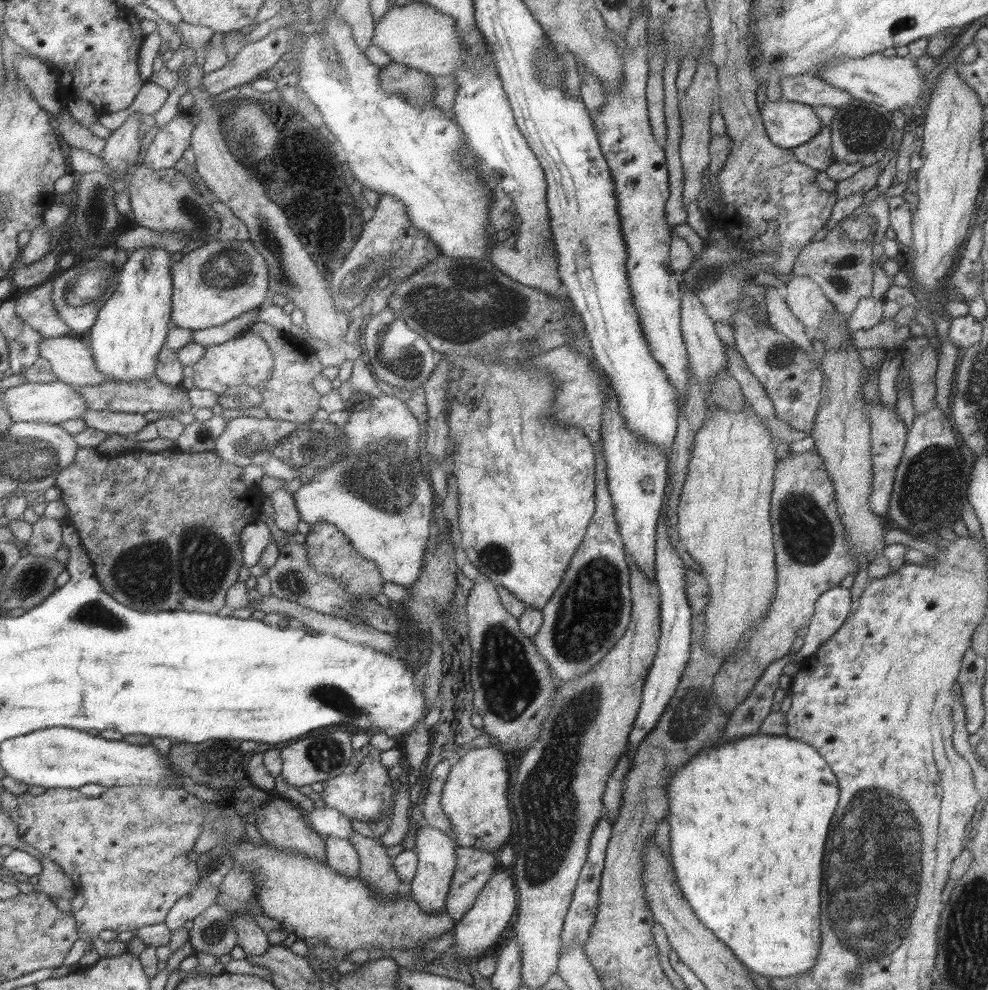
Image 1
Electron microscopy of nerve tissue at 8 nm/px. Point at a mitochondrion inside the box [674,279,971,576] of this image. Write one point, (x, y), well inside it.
(930, 478)

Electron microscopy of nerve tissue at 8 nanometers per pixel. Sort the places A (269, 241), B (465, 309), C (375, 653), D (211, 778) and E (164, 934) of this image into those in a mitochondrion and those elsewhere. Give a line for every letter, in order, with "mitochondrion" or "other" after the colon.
A: mitochondrion
B: mitochondrion
C: other
D: other
E: other

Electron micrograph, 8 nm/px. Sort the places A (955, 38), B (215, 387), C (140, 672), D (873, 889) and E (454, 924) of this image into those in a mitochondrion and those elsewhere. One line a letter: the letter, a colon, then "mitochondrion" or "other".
A: other
B: other
C: other
D: mitochondrion
E: other

